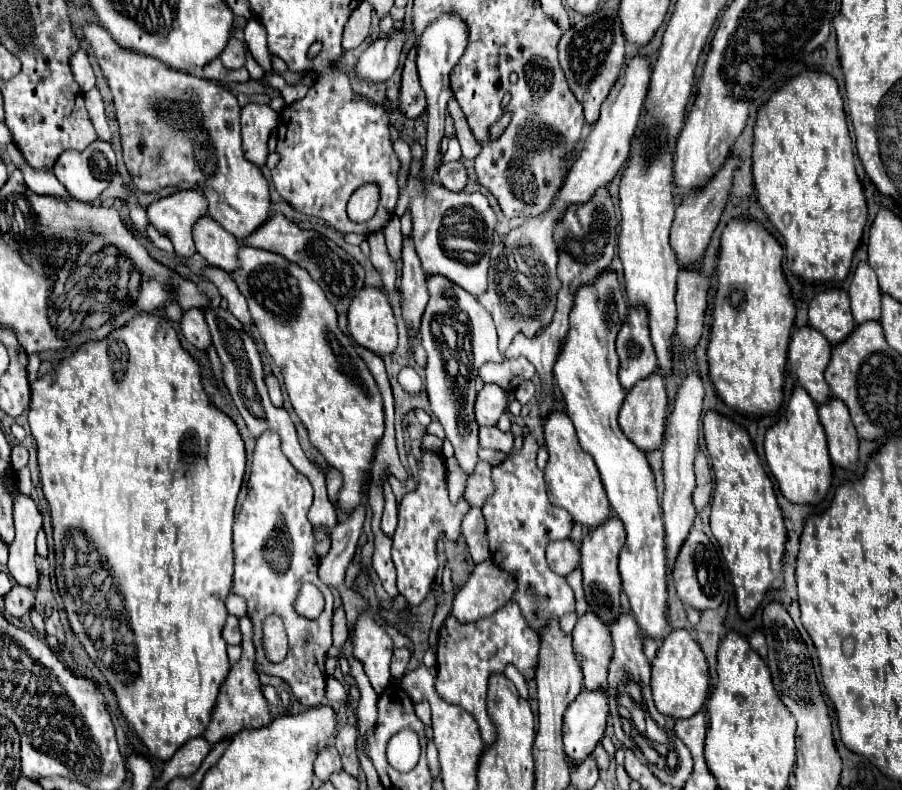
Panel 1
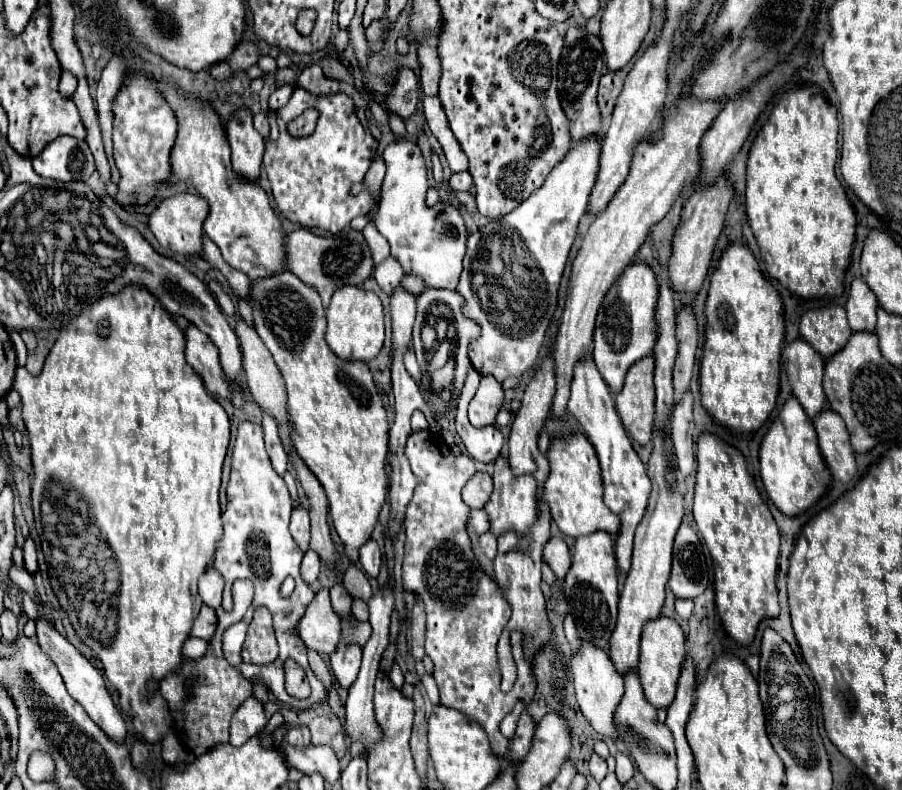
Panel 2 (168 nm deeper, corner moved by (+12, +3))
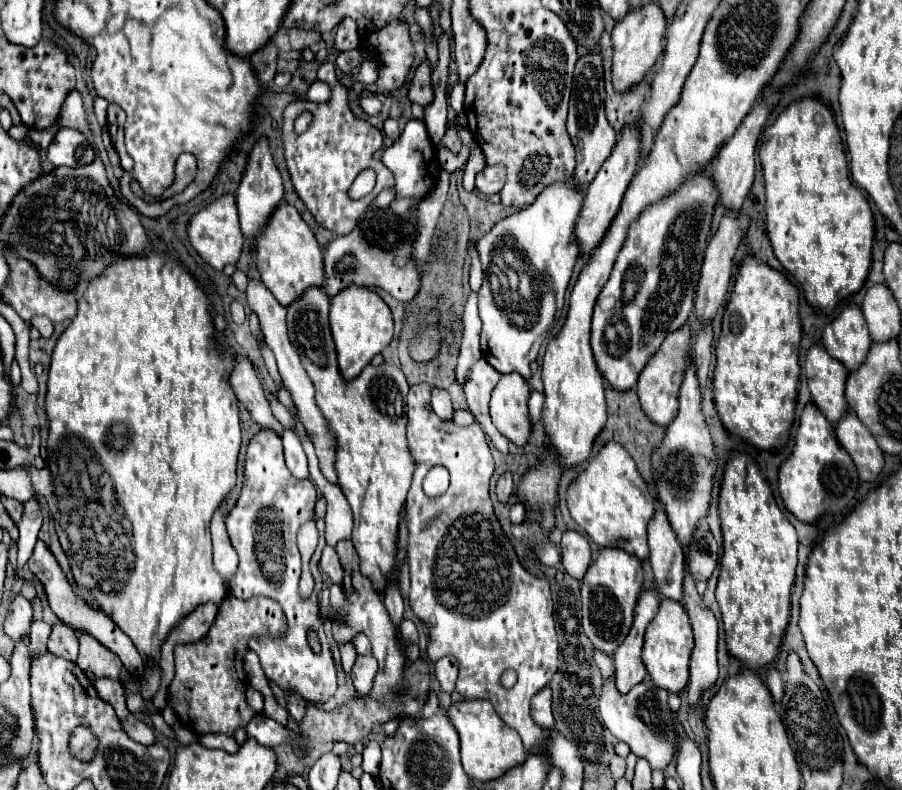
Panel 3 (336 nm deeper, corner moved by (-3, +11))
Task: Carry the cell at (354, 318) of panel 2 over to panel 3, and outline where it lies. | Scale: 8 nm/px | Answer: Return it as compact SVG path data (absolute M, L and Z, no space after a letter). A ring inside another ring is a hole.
M352 285L352 289L344 289L330 299L330 331L336 345L338 367L344 381L350 381L360 375L360 371L370 363L370 359L380 353L392 341L392 313L390 307L382 301L382 297L370 289L360 289Z

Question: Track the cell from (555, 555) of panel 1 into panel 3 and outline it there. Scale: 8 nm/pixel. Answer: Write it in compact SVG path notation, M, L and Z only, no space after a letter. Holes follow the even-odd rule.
M566 531L562 535L562 565L564 565L564 571L570 577L582 581L590 563L592 563L592 551L590 551L586 537L576 533L576 531Z

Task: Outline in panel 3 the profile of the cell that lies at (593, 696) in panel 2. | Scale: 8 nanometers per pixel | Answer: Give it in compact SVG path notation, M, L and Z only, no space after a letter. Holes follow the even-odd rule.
M610 679L608 683L604 683L602 695L600 695L600 715L602 715L608 731L618 741L624 741L636 757L646 759L652 769L660 769L660 771L664 771L668 767L668 763L674 759L674 753L678 747L674 713L670 711L666 697L668 697L668 691L656 687L650 679L646 679L644 685L636 685L624 697L620 697L620 693L616 693L614 679Z

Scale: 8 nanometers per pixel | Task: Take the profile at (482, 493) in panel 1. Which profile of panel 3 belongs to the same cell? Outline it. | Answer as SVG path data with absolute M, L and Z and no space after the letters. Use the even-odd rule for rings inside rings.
M504 473L504 475L498 479L498 485L496 485L496 495L498 495L498 501L500 501L500 503L508 503L508 499L510 499L512 491L514 491L512 473Z

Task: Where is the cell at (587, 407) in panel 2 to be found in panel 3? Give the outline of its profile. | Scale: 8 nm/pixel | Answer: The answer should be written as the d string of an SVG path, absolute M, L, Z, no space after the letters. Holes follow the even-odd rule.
M656 505L656 515L648 527L649 562L654 569L654 581L662 597L682 601L682 571L684 551L668 525L664 507Z

